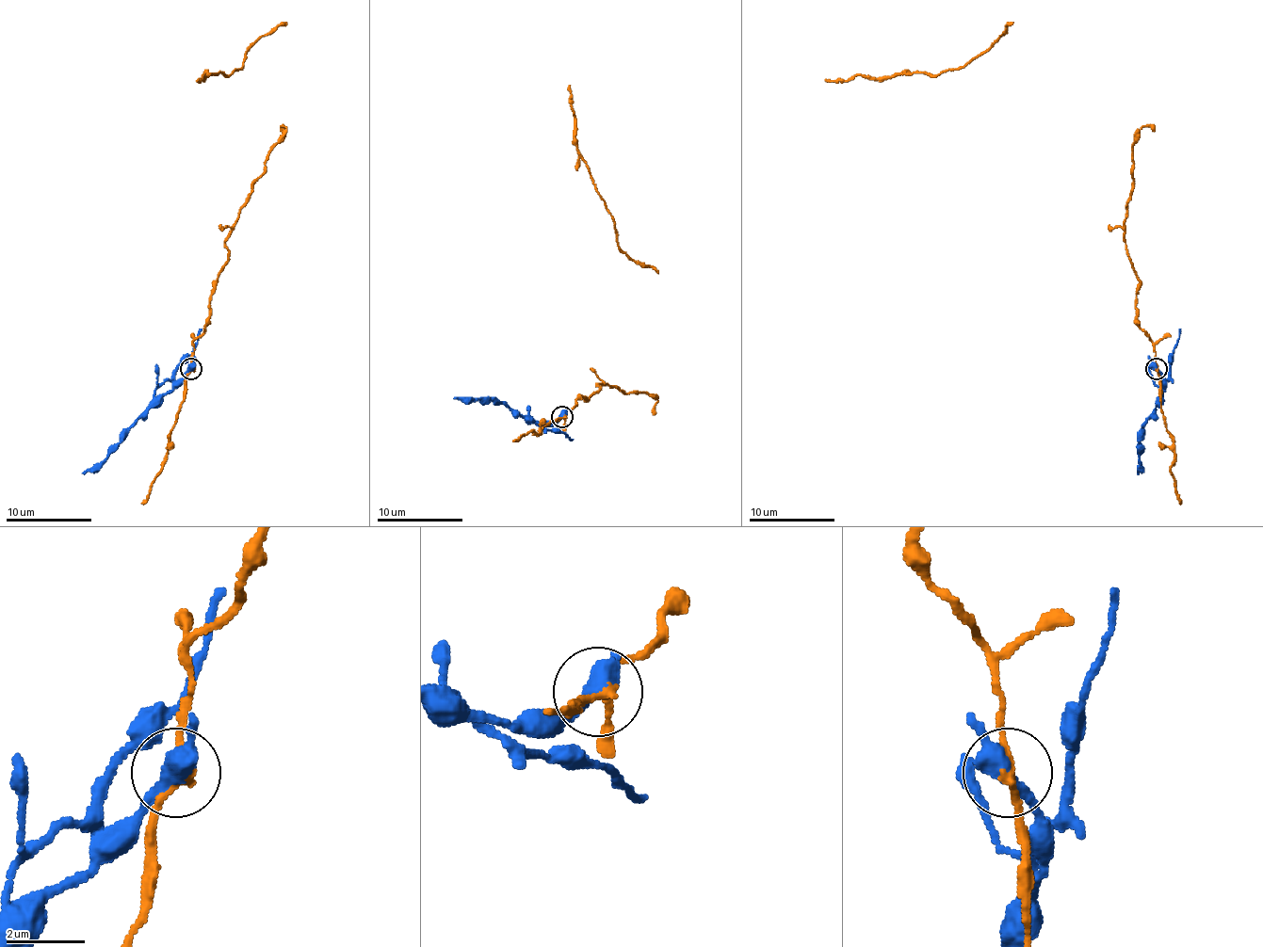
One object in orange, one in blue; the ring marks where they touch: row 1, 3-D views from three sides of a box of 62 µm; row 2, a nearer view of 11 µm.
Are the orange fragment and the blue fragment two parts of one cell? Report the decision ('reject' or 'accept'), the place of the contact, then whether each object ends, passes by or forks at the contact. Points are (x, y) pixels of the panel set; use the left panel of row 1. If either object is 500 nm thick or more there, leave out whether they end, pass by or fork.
reject; at (190, 369); orange passes by; blue passes by

